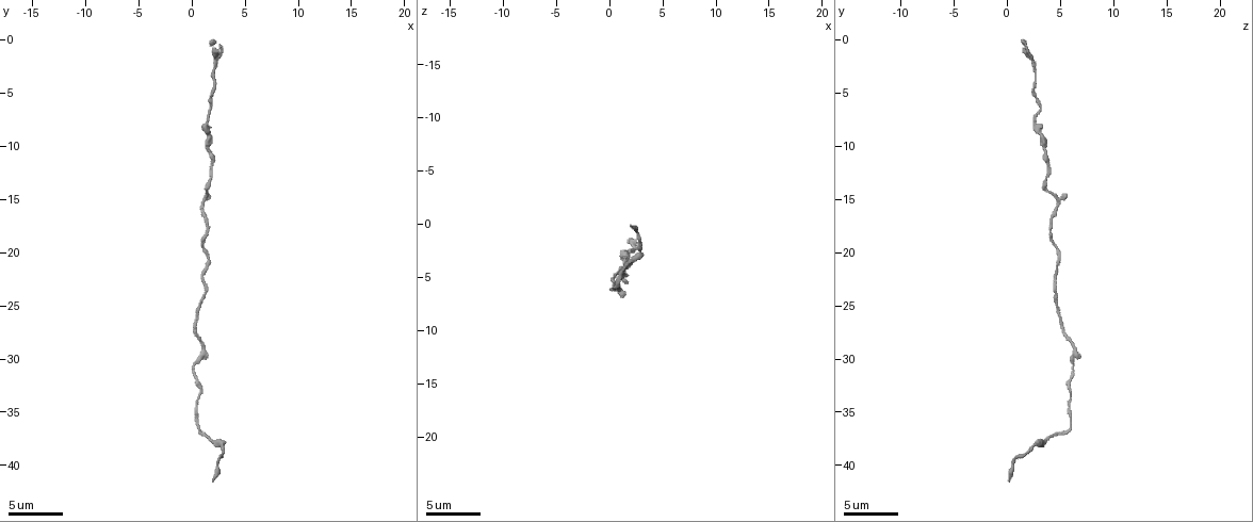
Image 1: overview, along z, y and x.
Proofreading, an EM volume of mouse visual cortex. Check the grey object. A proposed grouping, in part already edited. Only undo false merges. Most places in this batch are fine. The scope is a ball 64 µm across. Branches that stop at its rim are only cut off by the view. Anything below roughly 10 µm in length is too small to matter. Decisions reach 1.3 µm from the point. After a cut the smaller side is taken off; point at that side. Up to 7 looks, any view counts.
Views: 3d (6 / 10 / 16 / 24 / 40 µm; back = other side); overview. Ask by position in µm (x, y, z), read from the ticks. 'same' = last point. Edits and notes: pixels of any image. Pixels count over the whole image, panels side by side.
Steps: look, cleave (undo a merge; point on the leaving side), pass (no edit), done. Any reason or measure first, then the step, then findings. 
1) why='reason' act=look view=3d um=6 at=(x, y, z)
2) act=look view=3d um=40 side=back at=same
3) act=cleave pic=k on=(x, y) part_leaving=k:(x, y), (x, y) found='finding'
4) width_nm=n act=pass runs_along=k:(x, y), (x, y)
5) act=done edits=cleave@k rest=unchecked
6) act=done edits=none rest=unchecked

why='thick turns thin' act=look view=3d um=6 at=(1.4, 8.2, 2.8)

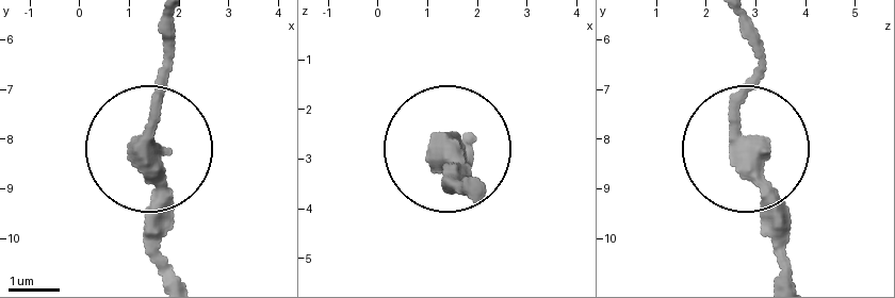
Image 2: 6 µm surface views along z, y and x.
act=look view=3d um=6 side=back at=(1.35, 8.10, 2.95)

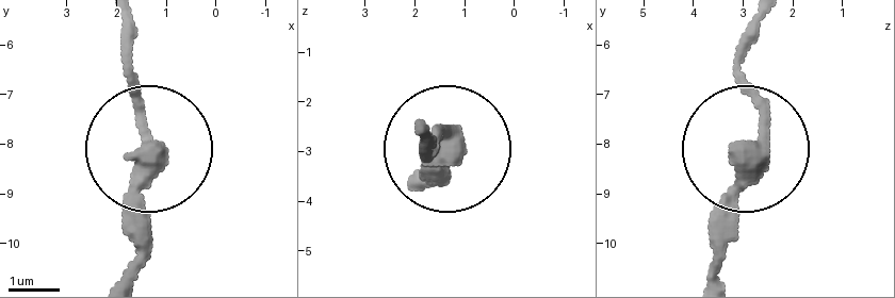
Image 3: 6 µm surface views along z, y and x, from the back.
width_nm=380 act=pass runs_along=3:(127, 280), (148, 141), (127, 30) found='all the same neuron'

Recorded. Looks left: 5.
act=look view=3d um=6 at=(1.0, 22.2, 4.6)

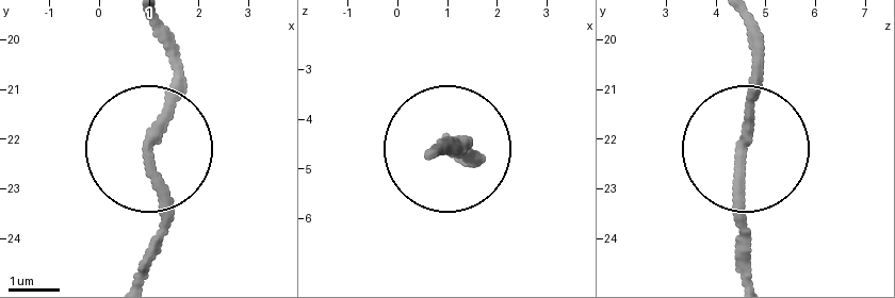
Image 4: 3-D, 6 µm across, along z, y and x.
act=look view=3d um=6 side=back at=(1.05, 22.25, 4.55)

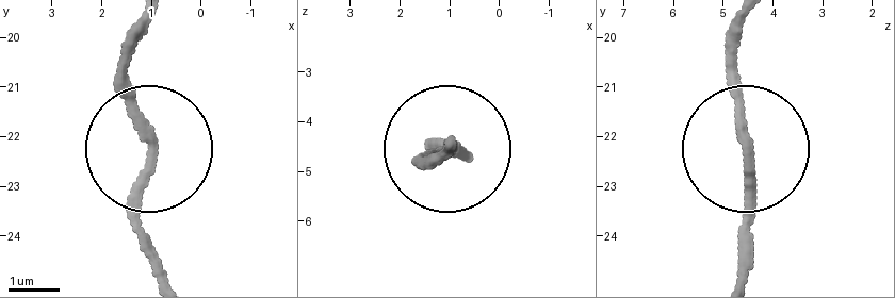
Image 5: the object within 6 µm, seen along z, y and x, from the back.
act=pass runs_along=5:(749, 154), (736, 272) found='one neuron here'

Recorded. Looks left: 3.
why='sudden change in width' act=look view=3d um=6 at=(0.6, 30.0, 6.0)

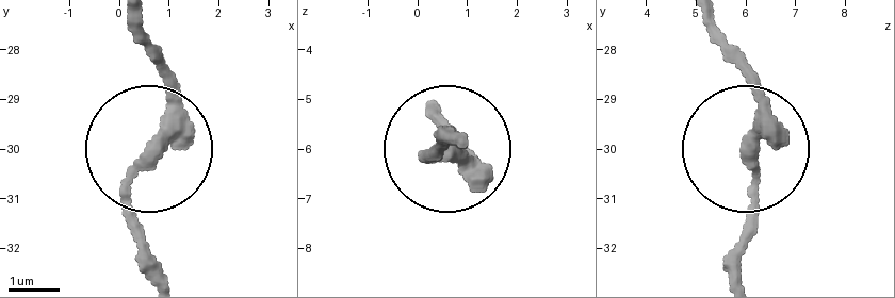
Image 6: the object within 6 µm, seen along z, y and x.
width_nm=330 act=pass runs_along=6:(708, 19), (759, 108), (746, 159), (759, 222), (733, 269) found='continuous, no second neuron'

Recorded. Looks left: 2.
why='sudden change in width' act=look view=3d um=10 at=(0.2, 36.0, 5.8)

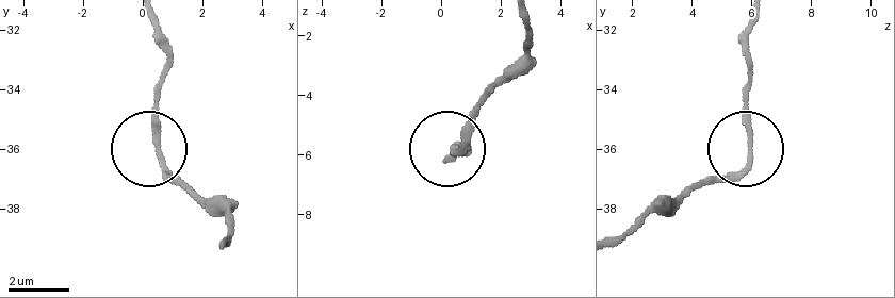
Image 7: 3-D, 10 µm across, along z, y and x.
act=pass runs_along=7:(152, 21), (165, 45), (152, 144), (194, 195) found='one neuron here'

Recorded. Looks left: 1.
act=done edits=none rest=unchecked

